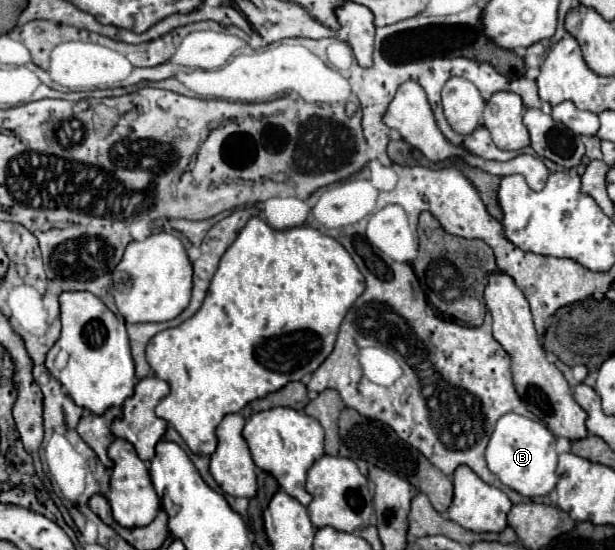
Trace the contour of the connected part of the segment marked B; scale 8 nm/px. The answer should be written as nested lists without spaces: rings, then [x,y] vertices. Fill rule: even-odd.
[[[505,413],[489,439],[485,461],[489,471],[493,471],[501,483],[515,489],[525,497],[549,495],[557,485],[559,477],[555,473],[557,467],[557,451],[555,451],[555,435],[539,421],[527,419],[517,413]]]

